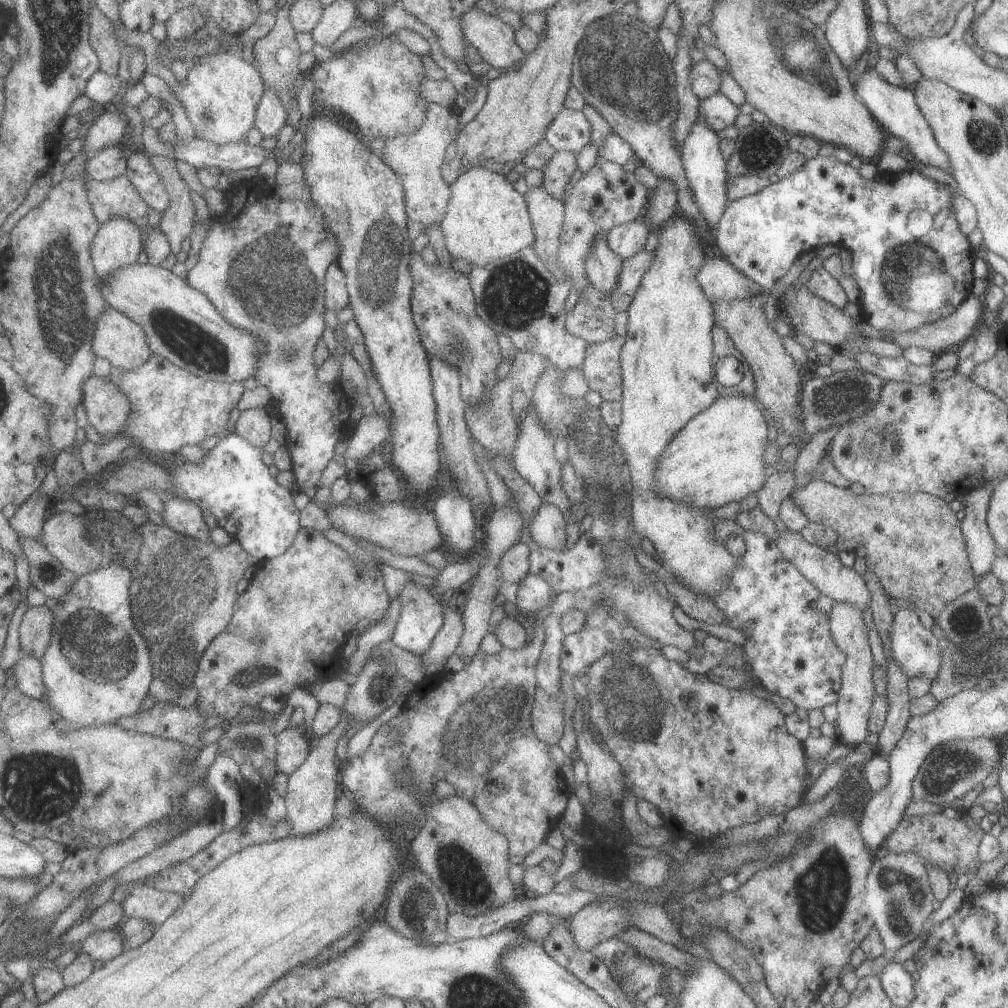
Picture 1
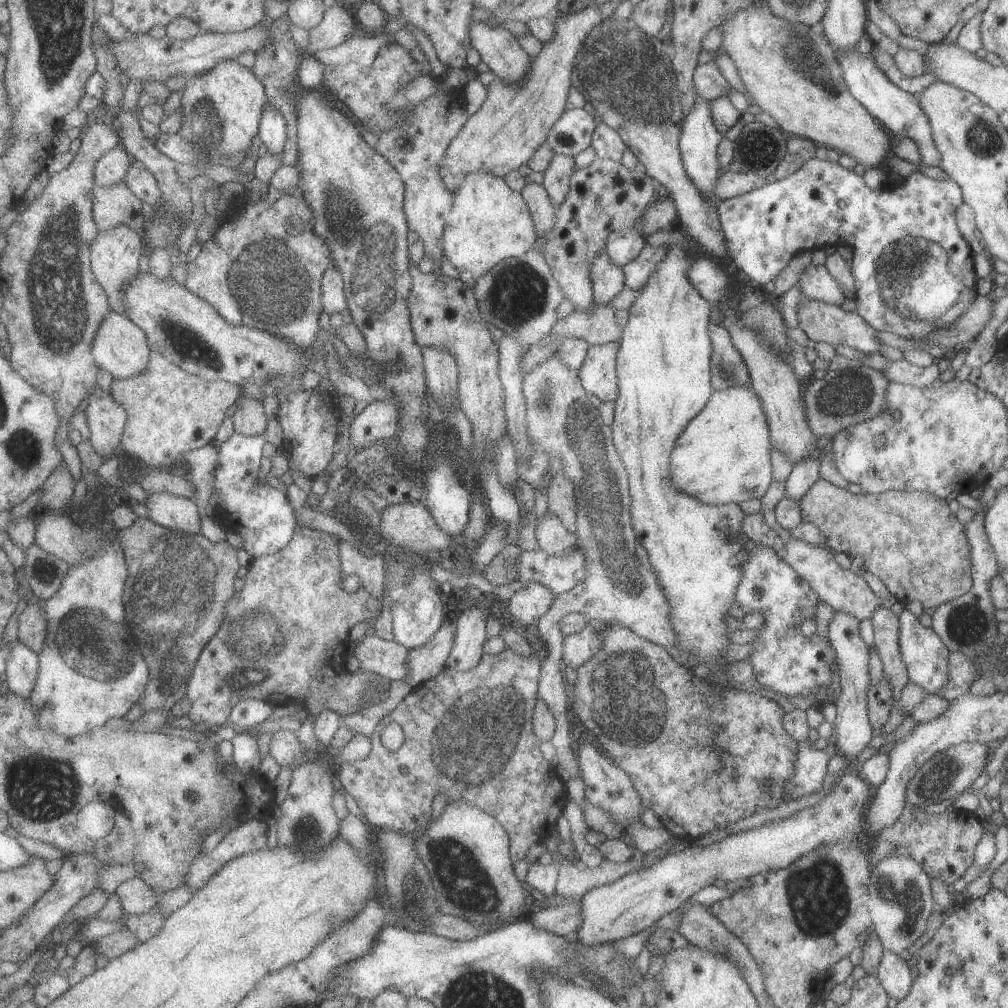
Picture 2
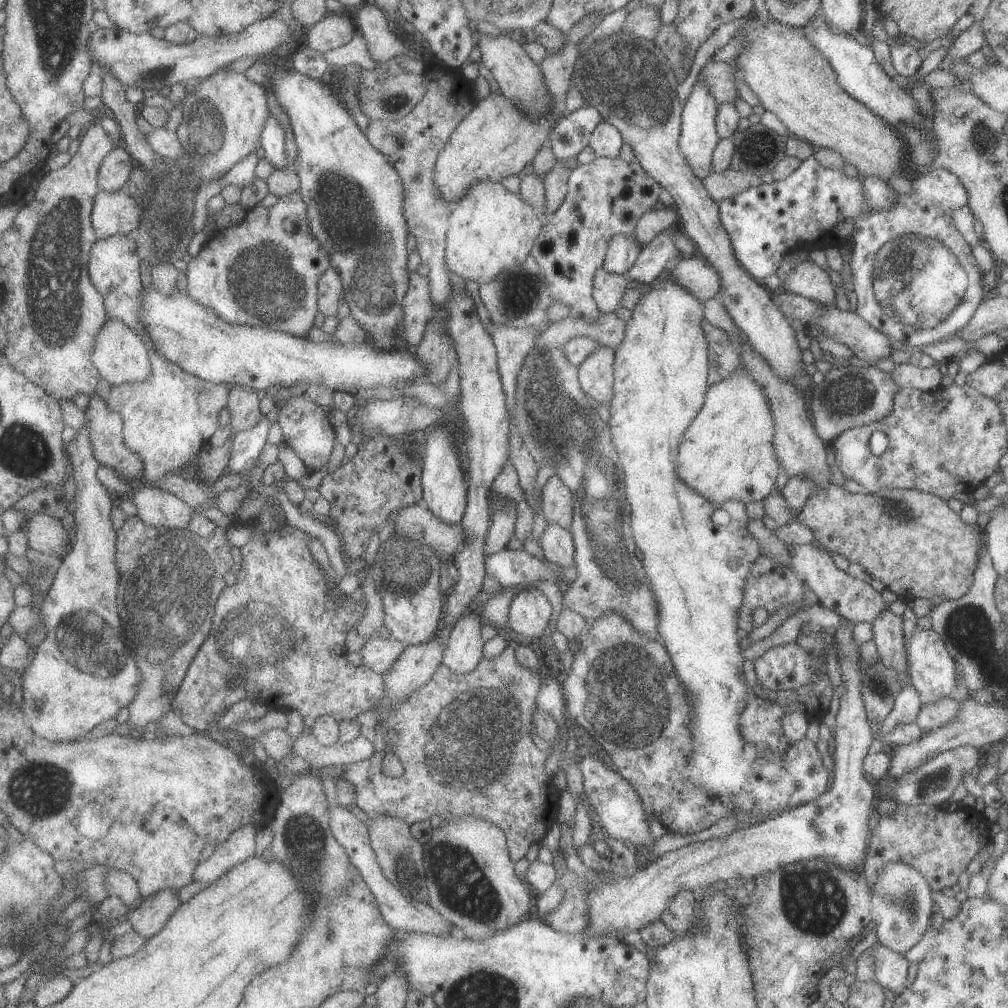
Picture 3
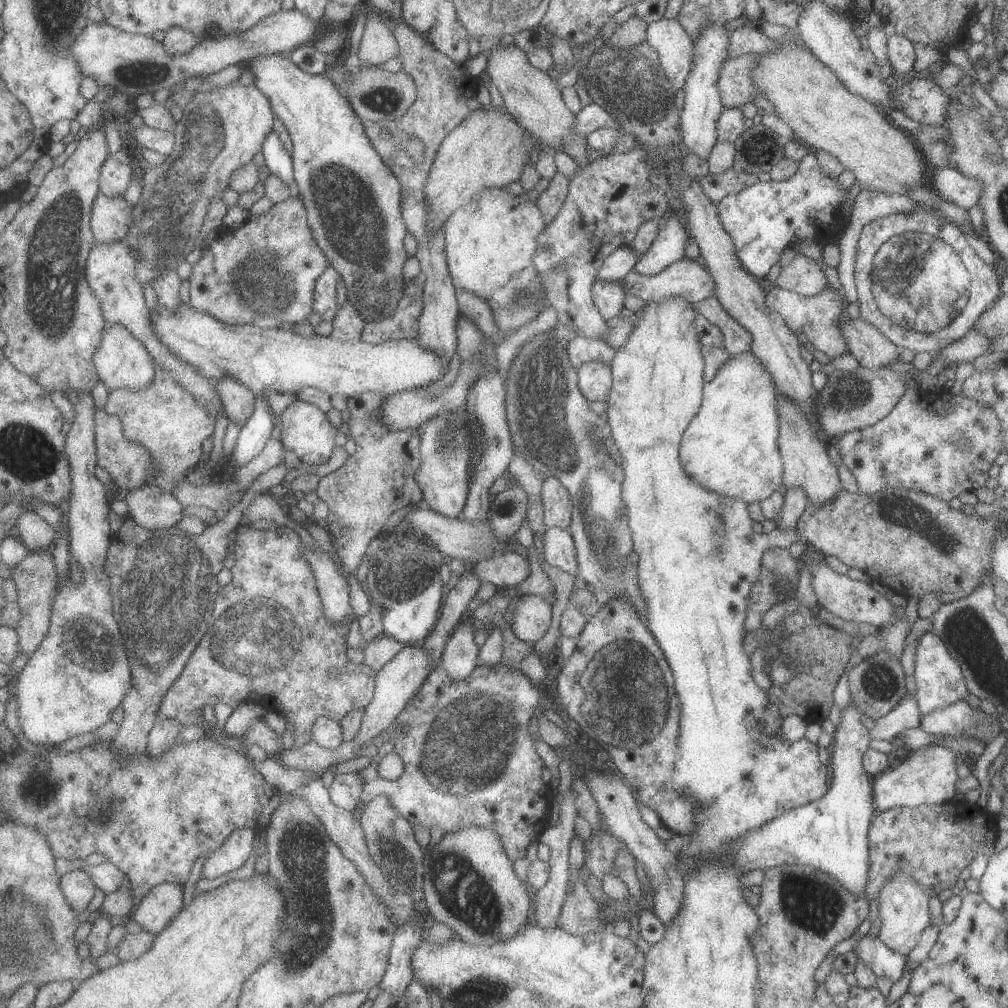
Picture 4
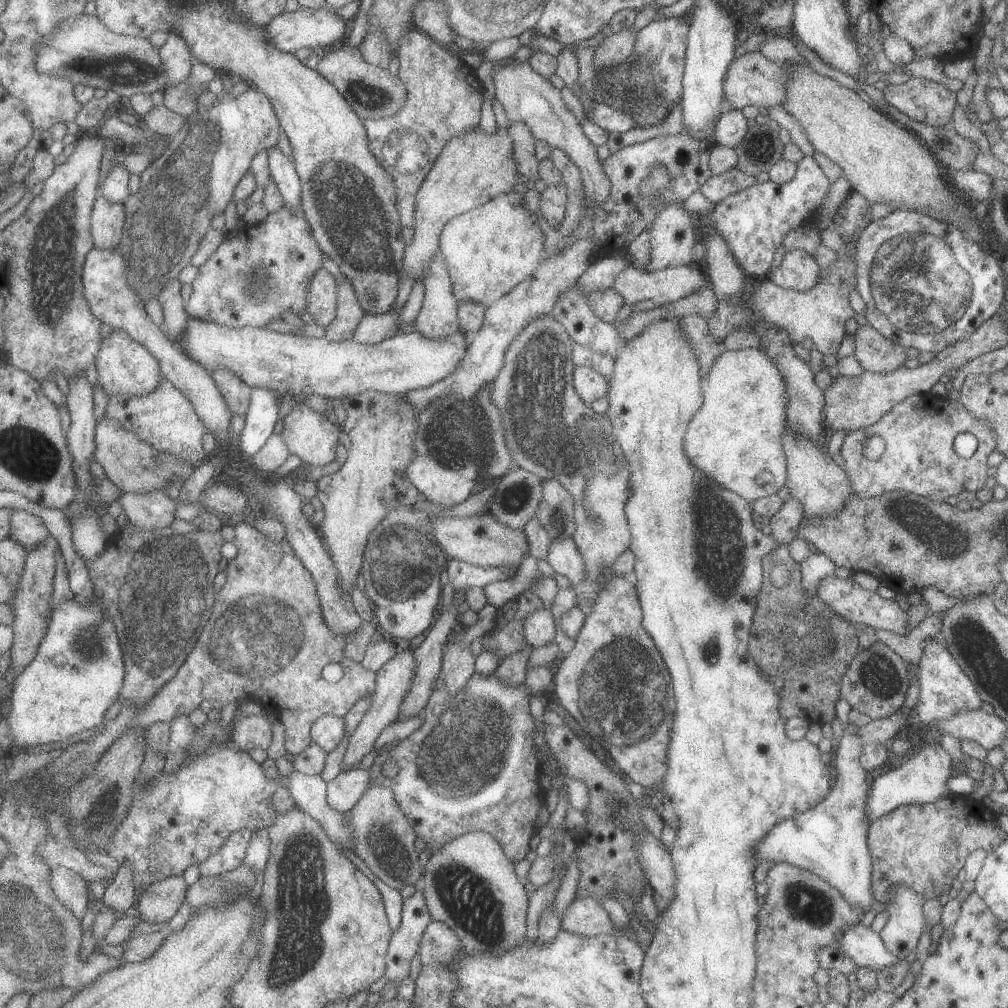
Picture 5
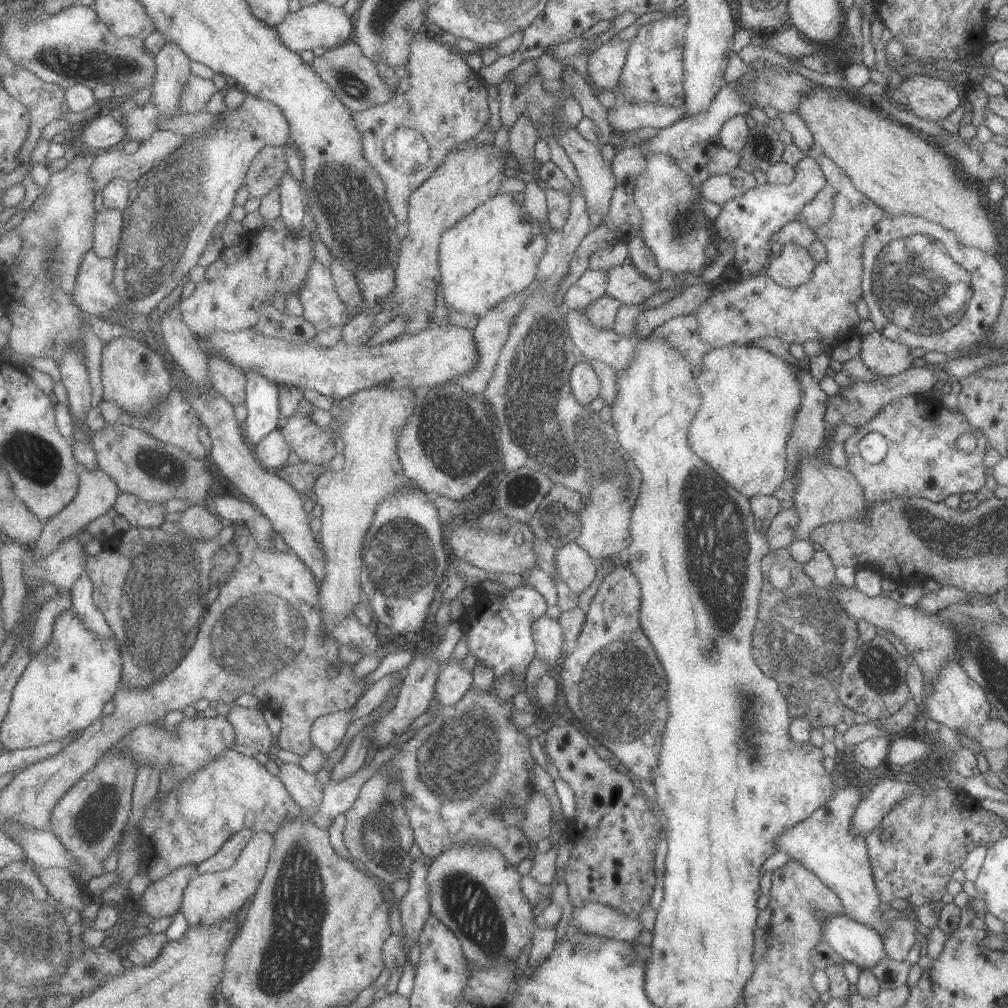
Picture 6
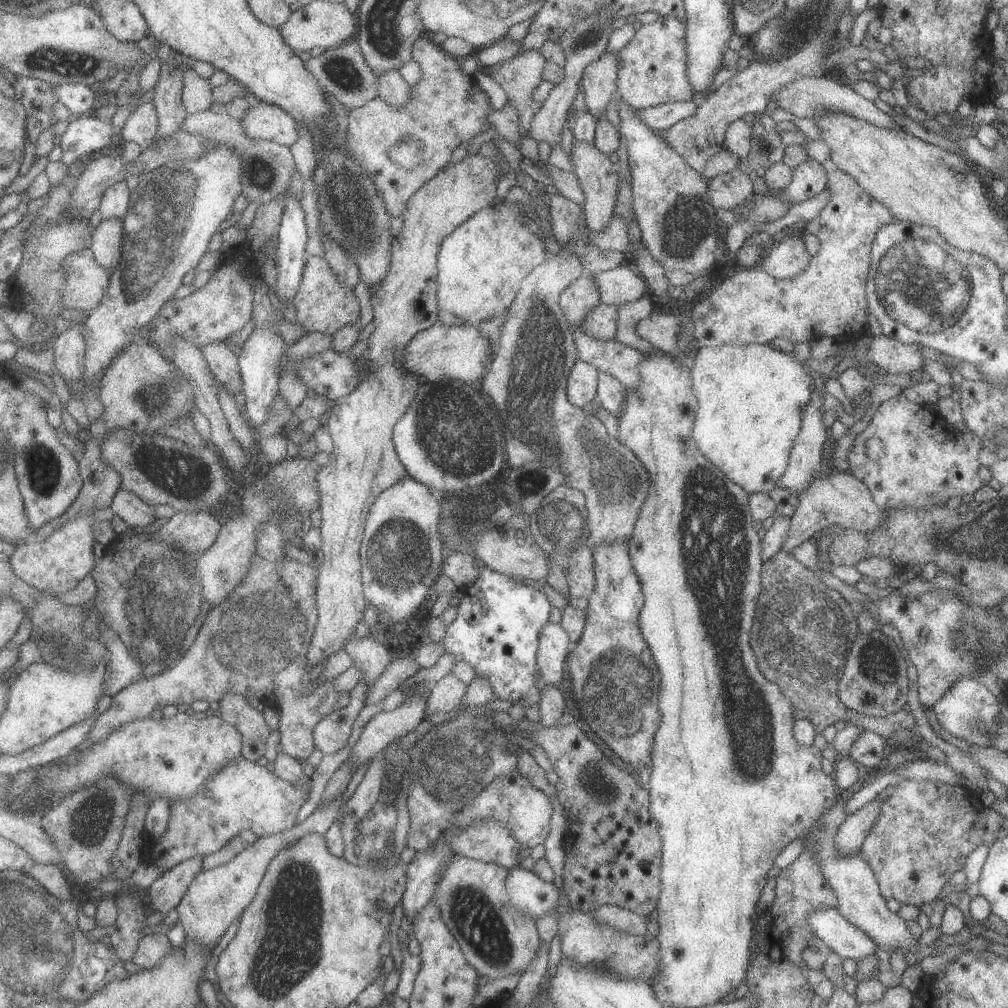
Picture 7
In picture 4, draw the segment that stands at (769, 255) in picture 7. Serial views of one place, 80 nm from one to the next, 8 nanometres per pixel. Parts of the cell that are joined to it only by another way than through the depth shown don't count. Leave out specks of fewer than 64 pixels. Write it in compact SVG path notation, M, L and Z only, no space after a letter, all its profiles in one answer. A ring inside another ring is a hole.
M800 254L780 268L775 284L804 297L815 296L828 286L819 262Z

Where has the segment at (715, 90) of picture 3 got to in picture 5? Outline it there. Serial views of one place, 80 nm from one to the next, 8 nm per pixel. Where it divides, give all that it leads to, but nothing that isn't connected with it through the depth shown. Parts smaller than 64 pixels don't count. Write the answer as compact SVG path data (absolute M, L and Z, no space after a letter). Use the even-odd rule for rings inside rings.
M759 51L743 52L729 63L723 82L722 93L725 103L731 109L741 109L743 106L755 106L757 109L767 109L780 105L784 99L784 82L786 75L776 62L771 62Z

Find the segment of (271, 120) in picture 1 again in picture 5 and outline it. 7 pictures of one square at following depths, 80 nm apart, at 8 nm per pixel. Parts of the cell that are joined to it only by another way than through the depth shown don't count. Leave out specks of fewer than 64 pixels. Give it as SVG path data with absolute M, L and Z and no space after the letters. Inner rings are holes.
M277 145L268 150L270 171L283 193L285 207L299 212L302 208L302 180L292 157L287 157Z

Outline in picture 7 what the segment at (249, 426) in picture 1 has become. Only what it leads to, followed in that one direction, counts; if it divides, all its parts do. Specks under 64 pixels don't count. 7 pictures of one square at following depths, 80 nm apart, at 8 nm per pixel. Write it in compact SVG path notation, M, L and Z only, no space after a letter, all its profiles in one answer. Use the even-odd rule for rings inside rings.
M217 341L202 348L217 383L236 396L243 391L244 380L240 367L239 351L225 341Z

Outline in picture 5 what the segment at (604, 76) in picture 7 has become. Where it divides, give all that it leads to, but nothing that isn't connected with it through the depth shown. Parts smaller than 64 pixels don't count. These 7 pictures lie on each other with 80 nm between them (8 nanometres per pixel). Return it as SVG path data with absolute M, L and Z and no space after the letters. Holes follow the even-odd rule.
M621 29L619 32L606 32L603 41L592 56L592 66L595 71L614 65L631 56L636 41L633 29Z

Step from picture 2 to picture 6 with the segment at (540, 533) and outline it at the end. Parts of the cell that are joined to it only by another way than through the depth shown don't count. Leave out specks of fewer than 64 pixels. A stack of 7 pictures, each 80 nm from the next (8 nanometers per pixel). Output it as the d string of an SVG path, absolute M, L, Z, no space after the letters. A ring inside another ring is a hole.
M573 540L554 550L553 564L557 578L579 594L593 580L597 561Z

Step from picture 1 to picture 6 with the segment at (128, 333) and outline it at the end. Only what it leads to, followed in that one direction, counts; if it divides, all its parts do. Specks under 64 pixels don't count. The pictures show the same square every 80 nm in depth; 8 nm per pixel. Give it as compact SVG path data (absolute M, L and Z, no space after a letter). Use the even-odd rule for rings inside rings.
M122 336L104 342L101 356L103 400L118 402L132 413L146 415L176 386L174 378L166 367L166 362L159 352L134 337Z

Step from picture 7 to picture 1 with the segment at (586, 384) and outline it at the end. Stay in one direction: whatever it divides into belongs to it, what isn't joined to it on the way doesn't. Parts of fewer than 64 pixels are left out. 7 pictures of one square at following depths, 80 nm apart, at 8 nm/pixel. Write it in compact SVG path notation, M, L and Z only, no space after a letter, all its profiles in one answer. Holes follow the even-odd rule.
M612 336L598 343L589 343L581 366L588 388L597 392L603 401L622 398L619 368L620 350L624 337Z

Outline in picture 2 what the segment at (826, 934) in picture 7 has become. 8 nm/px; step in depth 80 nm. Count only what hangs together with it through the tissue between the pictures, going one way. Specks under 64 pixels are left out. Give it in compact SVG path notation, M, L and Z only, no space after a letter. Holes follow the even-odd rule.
M883 949L876 969L876 977L888 997L900 1001L907 996L912 980L910 968L905 961L902 961L895 953Z

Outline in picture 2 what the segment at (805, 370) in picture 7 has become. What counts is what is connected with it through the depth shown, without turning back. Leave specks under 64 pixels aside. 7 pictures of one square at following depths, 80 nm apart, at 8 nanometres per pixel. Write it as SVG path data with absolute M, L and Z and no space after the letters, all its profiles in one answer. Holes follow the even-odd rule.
M735 385L714 390L701 412L676 436L668 460L671 486L710 506L761 498L773 481L769 433L766 416L751 388Z

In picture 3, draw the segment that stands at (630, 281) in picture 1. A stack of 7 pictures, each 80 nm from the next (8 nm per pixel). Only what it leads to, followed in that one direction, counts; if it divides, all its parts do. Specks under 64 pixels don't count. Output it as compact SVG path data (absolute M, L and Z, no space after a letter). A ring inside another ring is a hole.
M676 228L661 231L641 246L635 262L624 272L625 278L639 285L653 284L657 275L681 256L670 236Z

